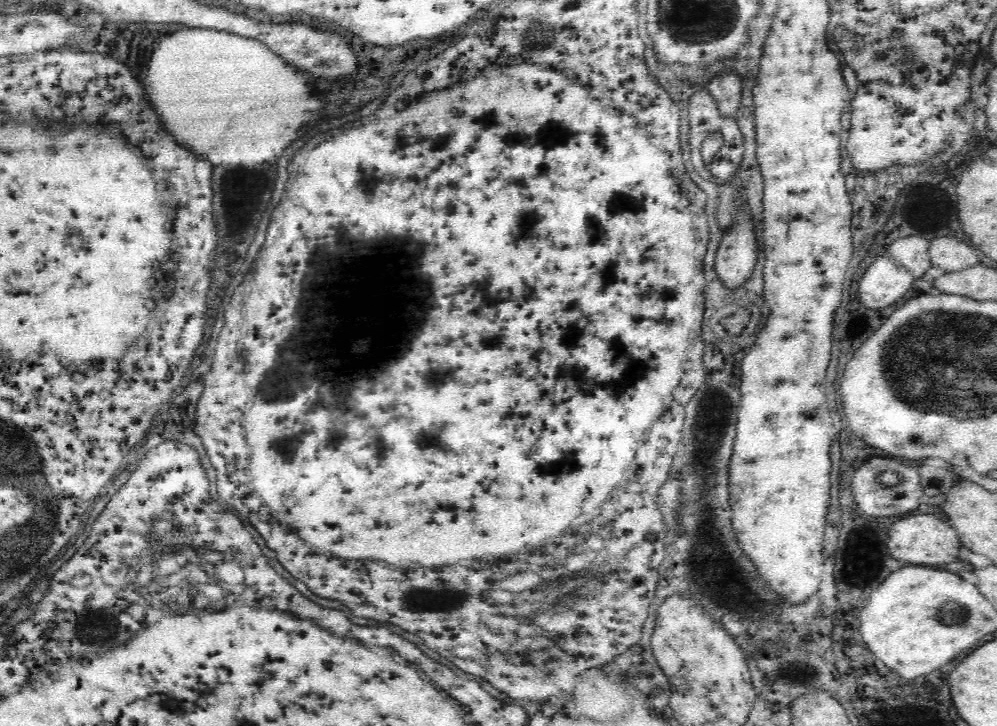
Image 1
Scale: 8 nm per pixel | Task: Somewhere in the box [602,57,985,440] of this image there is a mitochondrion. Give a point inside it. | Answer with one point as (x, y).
(920, 370)

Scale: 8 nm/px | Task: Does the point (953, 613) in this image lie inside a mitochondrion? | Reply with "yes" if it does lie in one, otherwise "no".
yes

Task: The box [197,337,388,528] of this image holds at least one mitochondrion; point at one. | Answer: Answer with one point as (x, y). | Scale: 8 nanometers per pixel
(270, 389)

